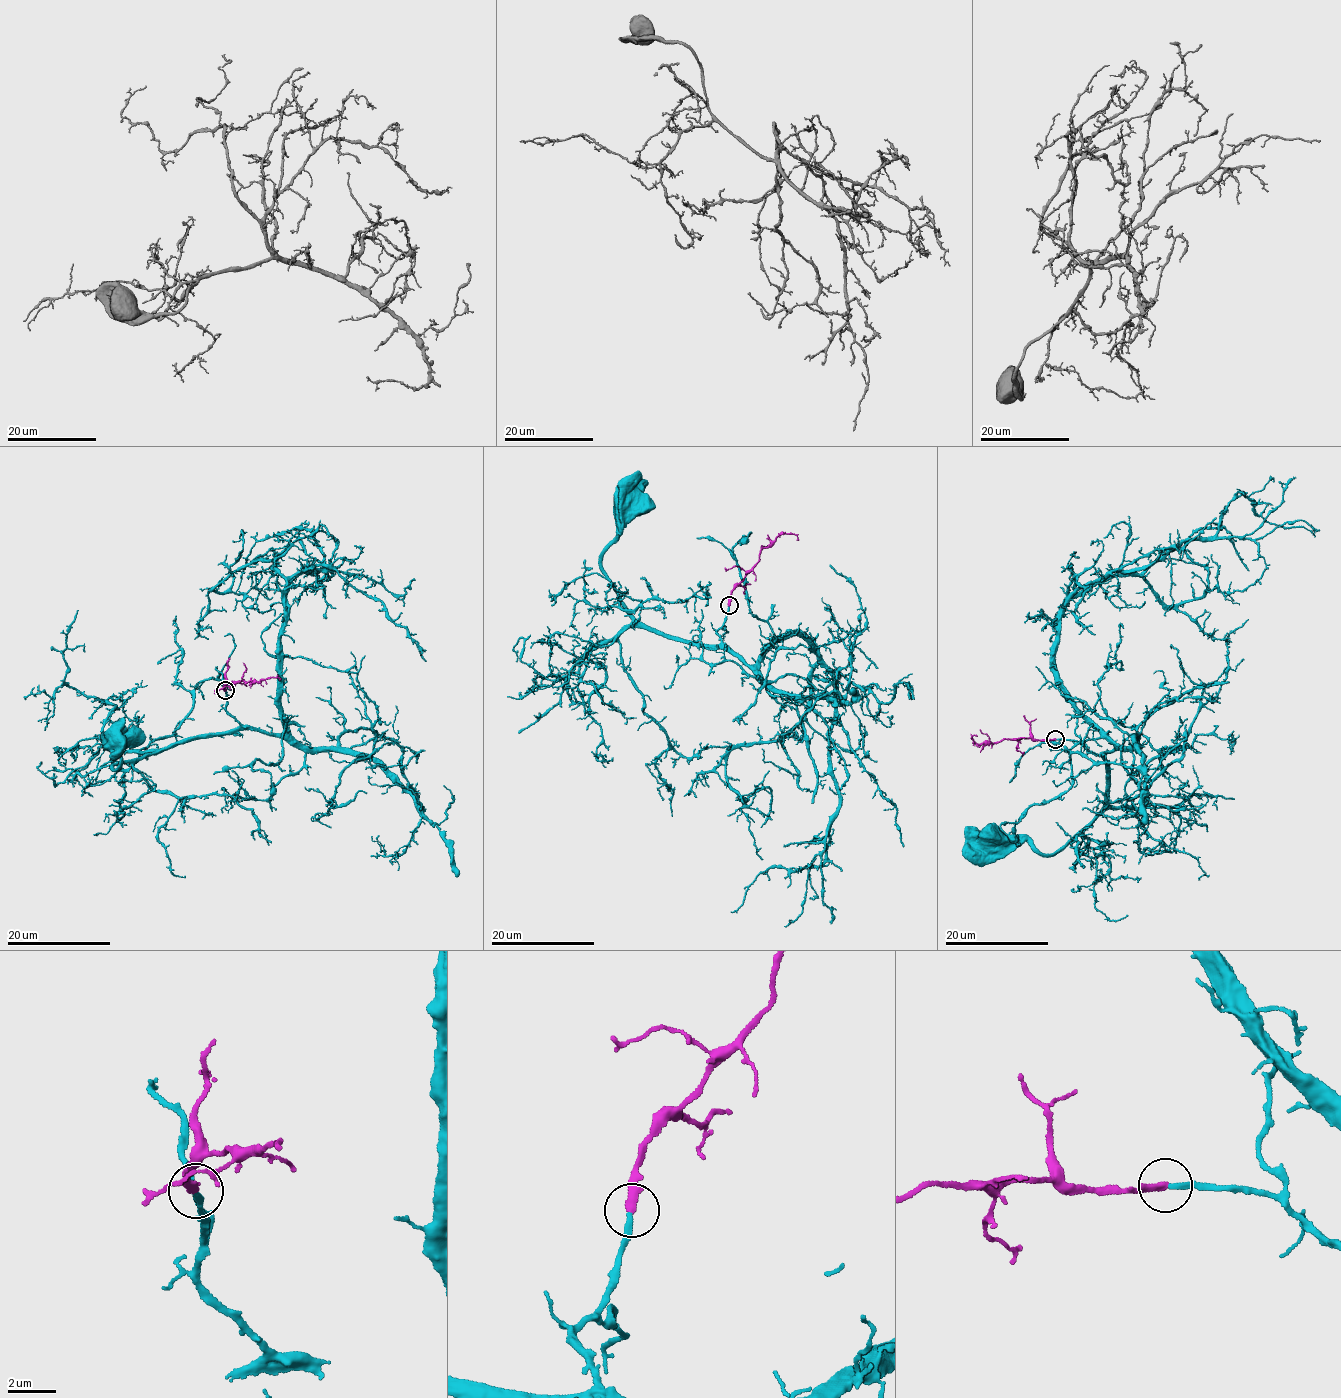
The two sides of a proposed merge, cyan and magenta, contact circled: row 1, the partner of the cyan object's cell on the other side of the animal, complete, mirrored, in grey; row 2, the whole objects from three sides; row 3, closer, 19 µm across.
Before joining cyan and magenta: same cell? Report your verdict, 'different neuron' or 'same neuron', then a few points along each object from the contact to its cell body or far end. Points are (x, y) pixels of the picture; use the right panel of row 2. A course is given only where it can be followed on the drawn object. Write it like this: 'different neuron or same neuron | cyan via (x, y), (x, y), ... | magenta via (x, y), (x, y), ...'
same neuron | cyan via (1055, 738), (1071, 739), (1107, 763), (1110, 784), (1099, 813), (1048, 855), (1025, 840), (996, 842) | magenta via (1054, 739), (1006, 739), (981, 744), (971, 737), (977, 736)

